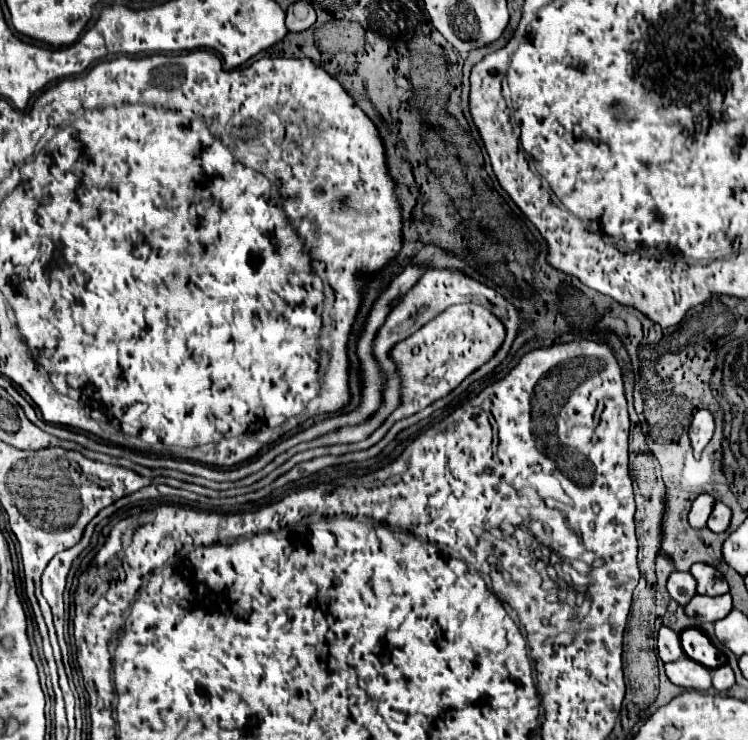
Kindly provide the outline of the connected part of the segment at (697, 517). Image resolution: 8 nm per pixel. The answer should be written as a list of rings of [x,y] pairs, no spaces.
[[[706,493],[698,495],[692,503],[692,509],[688,513],[688,523],[690,527],[694,529],[702,529],[706,527],[706,521],[708,521],[708,515],[712,511],[712,505],[714,505],[714,497],[708,497]]]

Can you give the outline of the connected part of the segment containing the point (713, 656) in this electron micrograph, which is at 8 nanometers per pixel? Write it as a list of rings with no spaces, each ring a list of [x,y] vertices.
[[[688,628],[683,631],[680,634],[680,641],[684,653],[707,668],[715,669],[727,662],[724,654],[722,660],[718,660],[718,650],[707,635],[698,628]]]

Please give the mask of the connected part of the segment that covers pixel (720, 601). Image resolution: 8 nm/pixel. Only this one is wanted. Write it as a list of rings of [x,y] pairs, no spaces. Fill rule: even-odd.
[[[730,593],[708,597],[708,595],[694,595],[686,605],[684,611],[688,617],[696,619],[698,623],[714,623],[718,619],[724,619],[732,609]]]

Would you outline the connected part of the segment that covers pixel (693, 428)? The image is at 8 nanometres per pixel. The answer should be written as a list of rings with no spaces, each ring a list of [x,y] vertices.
[[[706,409],[696,411],[692,417],[692,423],[690,423],[690,429],[688,429],[688,437],[690,437],[692,449],[696,455],[702,453],[702,449],[706,447],[706,443],[712,437],[712,433],[714,433],[714,419],[712,419],[710,411],[706,411]]]

